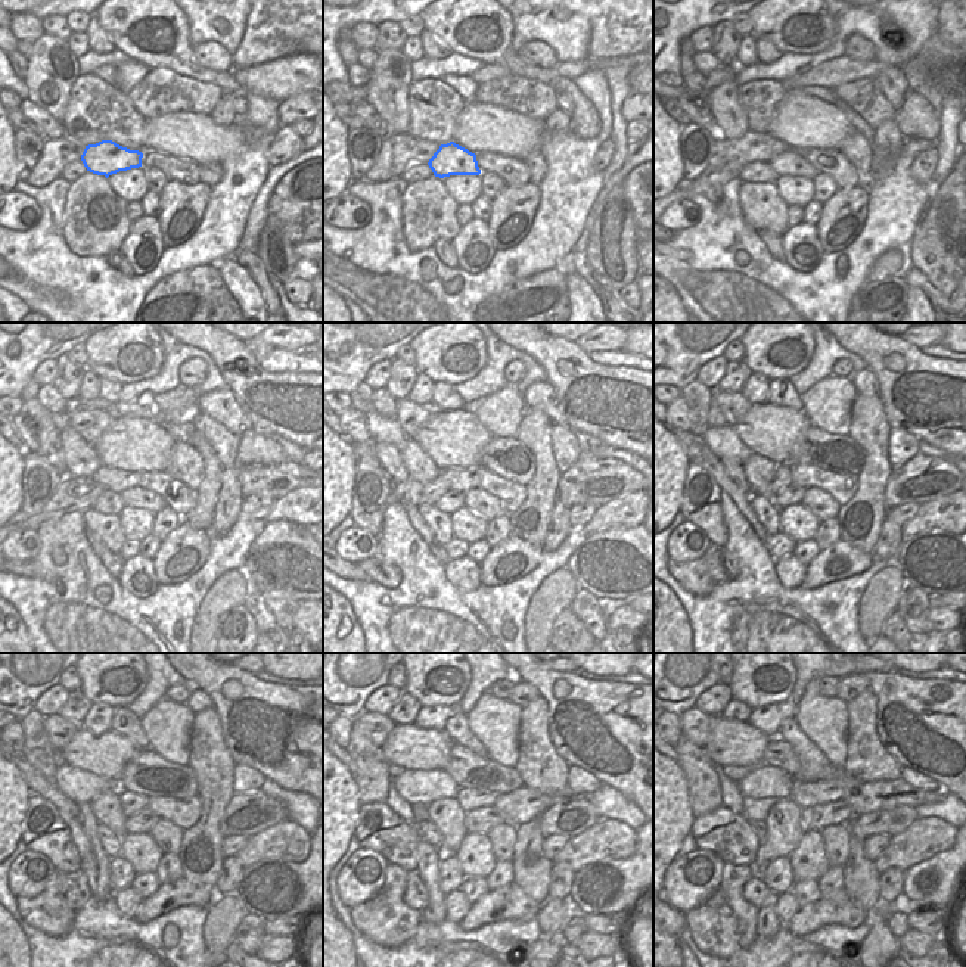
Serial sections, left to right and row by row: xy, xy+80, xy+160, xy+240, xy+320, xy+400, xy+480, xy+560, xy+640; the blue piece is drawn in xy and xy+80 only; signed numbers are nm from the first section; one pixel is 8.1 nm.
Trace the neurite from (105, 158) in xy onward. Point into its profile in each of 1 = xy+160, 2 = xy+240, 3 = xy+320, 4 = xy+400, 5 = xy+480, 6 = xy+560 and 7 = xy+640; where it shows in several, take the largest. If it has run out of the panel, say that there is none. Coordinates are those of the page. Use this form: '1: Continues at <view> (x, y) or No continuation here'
1: Continues at xy+160 (791, 162)
2: Continues at xy+240 (145, 498)
3: Continues at xy+320 (487, 506)
4: Continues at xy+400 (823, 506)
5: Continues at xy+480 (167, 835)
6: Continues at xy+560 (503, 836)
7: Continues at xy+640 (836, 838)

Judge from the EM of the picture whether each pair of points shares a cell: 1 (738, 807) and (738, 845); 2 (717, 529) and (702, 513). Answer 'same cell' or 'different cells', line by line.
1: different cells
2: same cell

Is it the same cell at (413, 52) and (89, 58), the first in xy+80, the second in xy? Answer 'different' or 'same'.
different

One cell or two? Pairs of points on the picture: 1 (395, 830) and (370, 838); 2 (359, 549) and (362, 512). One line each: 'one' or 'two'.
1: one
2: two

